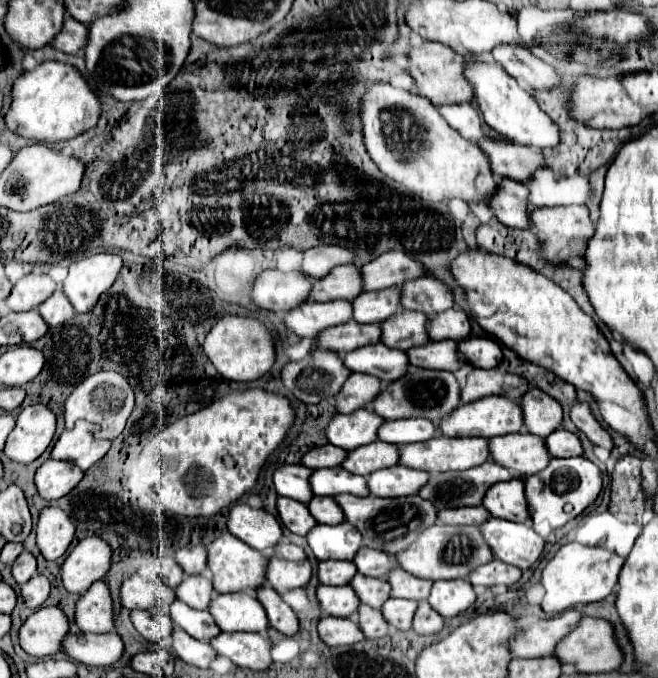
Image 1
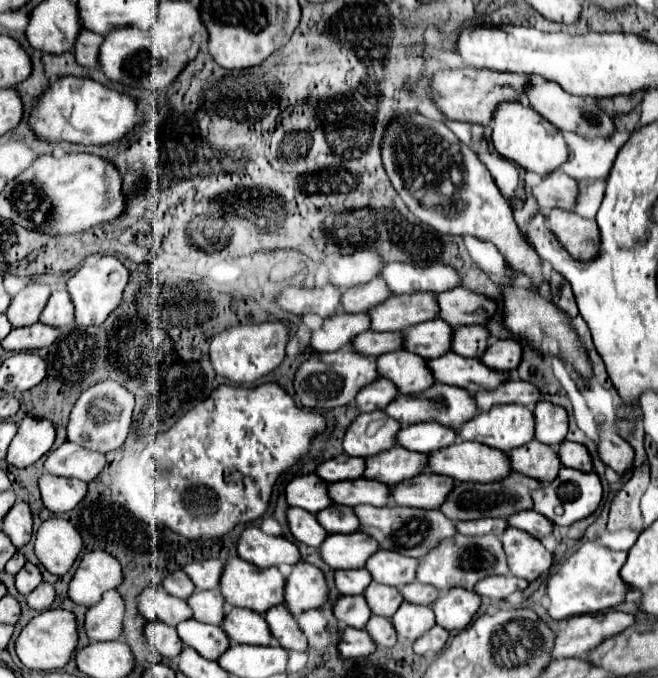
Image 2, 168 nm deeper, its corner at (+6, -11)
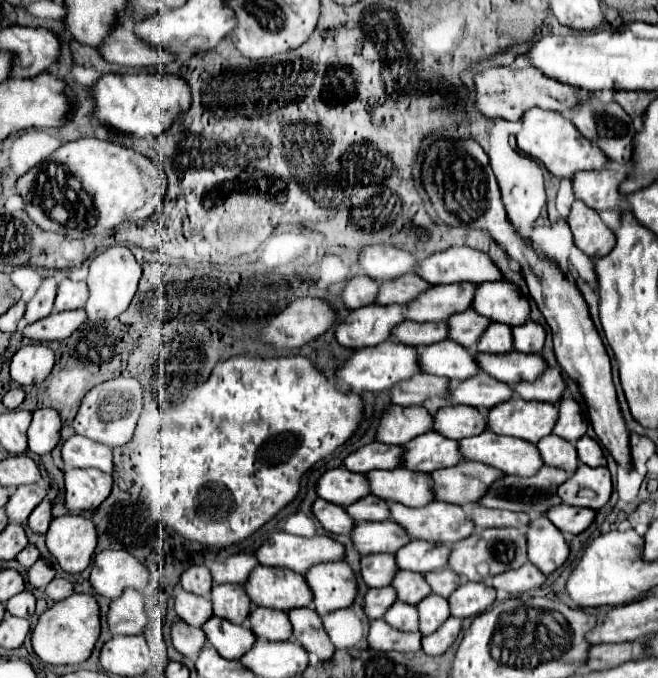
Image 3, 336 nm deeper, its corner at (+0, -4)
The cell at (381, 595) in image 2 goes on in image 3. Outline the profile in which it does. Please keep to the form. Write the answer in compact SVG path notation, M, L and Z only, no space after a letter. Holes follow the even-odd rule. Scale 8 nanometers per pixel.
M399 571L393 581L391 587L397 593L397 599L409 605L417 605L417 601L421 601L421 597L429 595L429 585L425 585L423 575L419 573L409 573L409 571Z

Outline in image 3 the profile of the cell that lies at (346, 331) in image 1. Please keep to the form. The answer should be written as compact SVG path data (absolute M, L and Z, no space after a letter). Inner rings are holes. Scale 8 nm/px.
M403 321L391 329L391 337L403 345L431 345L445 339L445 323L411 323Z

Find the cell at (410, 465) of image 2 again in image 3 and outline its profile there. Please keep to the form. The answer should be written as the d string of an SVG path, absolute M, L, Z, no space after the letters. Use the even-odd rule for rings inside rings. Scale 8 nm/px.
M429 431L403 445L405 469L431 473L433 469L443 469L457 463L461 463L461 453L457 453L457 441L449 441L439 433Z

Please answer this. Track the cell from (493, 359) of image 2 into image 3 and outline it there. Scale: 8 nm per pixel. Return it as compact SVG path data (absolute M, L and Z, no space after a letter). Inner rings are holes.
M527 321L523 325L517 325L513 331L513 349L521 353L539 353L545 343L545 331L539 323Z

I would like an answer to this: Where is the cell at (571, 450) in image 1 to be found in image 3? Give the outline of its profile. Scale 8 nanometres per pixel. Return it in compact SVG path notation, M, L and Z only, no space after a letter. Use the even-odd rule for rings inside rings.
M583 435L575 443L575 449L577 449L579 461L583 461L585 465L589 465L589 467L603 467L603 465L607 465L605 455L603 455L603 449L599 447L599 443L595 439Z

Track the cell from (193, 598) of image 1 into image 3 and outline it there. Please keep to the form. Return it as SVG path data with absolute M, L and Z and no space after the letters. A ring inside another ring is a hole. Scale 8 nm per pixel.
M213 585L209 597L217 617L225 617L237 625L245 623L251 611L251 601L241 585Z

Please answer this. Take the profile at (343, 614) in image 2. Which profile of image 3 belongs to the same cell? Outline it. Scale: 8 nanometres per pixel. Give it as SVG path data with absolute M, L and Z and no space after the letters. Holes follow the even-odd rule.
M381 587L381 589L369 589L365 593L365 615L369 619L381 619L385 611L397 601L397 595L393 593L393 587Z

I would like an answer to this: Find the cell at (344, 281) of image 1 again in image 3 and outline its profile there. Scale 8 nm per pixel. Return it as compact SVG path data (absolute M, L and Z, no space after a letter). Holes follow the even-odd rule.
M407 273L397 279L391 279L391 281L381 281L375 303L379 303L379 305L389 305L389 303L405 305L407 301L415 299L427 287L429 287L427 281L421 281L421 277Z

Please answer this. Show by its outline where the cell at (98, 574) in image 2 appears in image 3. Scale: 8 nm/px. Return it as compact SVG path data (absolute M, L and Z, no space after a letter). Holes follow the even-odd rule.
M105 549L95 555L89 583L97 595L119 597L123 589L143 589L149 583L149 569L127 551Z

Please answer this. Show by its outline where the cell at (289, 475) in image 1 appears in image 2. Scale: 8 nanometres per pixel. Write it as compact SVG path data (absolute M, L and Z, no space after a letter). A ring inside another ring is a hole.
M315 474L297 476L287 484L287 502L309 512L319 512L321 508L331 506L331 496L327 496L327 482L319 480Z

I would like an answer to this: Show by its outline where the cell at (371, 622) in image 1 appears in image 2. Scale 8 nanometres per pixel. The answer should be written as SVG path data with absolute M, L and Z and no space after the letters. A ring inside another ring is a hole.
M371 616L365 630L371 634L371 638L379 646L395 646L395 642L397 642L397 632L395 632L395 626L391 624L391 618Z

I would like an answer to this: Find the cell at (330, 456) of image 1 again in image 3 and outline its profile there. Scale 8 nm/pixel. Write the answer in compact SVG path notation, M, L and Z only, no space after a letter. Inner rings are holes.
M365 445L355 453L347 455L343 467L353 473L369 473L373 469L395 469L397 453L401 453L399 445Z

